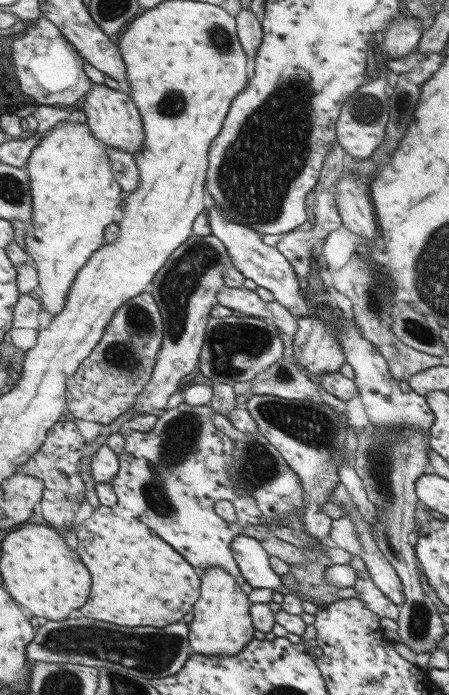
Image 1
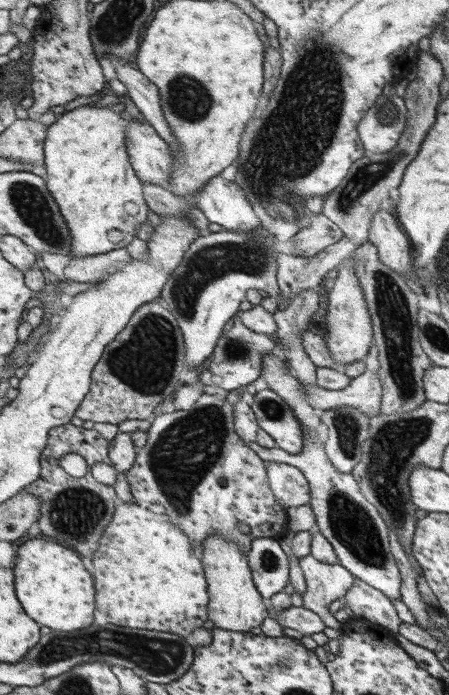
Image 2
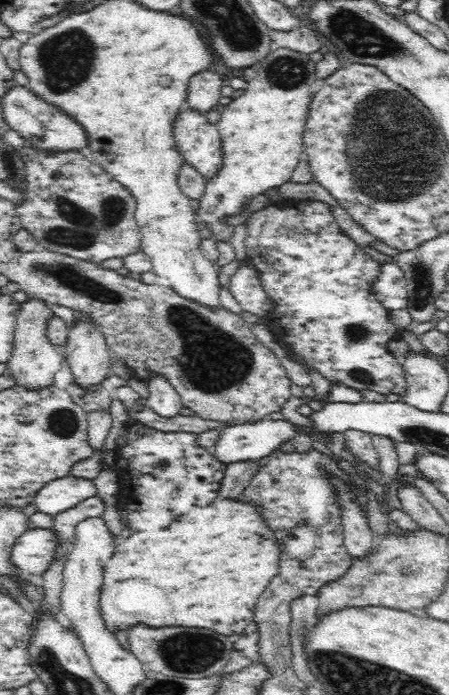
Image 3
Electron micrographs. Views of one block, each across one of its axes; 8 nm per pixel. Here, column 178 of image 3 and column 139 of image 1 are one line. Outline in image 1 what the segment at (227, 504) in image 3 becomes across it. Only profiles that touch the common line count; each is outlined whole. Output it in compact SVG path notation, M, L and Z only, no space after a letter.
M101 505L93 515L85 521L84 530L80 532L80 552L82 560L90 564L94 572L94 600L86 604L80 616L104 620L104 622L118 622L122 626L155 626L166 628L170 624L184 621L184 618L195 612L196 604L203 593L203 578L198 576L196 567L192 566L174 546L170 546L165 536L158 534L158 528L150 524L150 520L142 520L130 508L117 505L111 507Z

